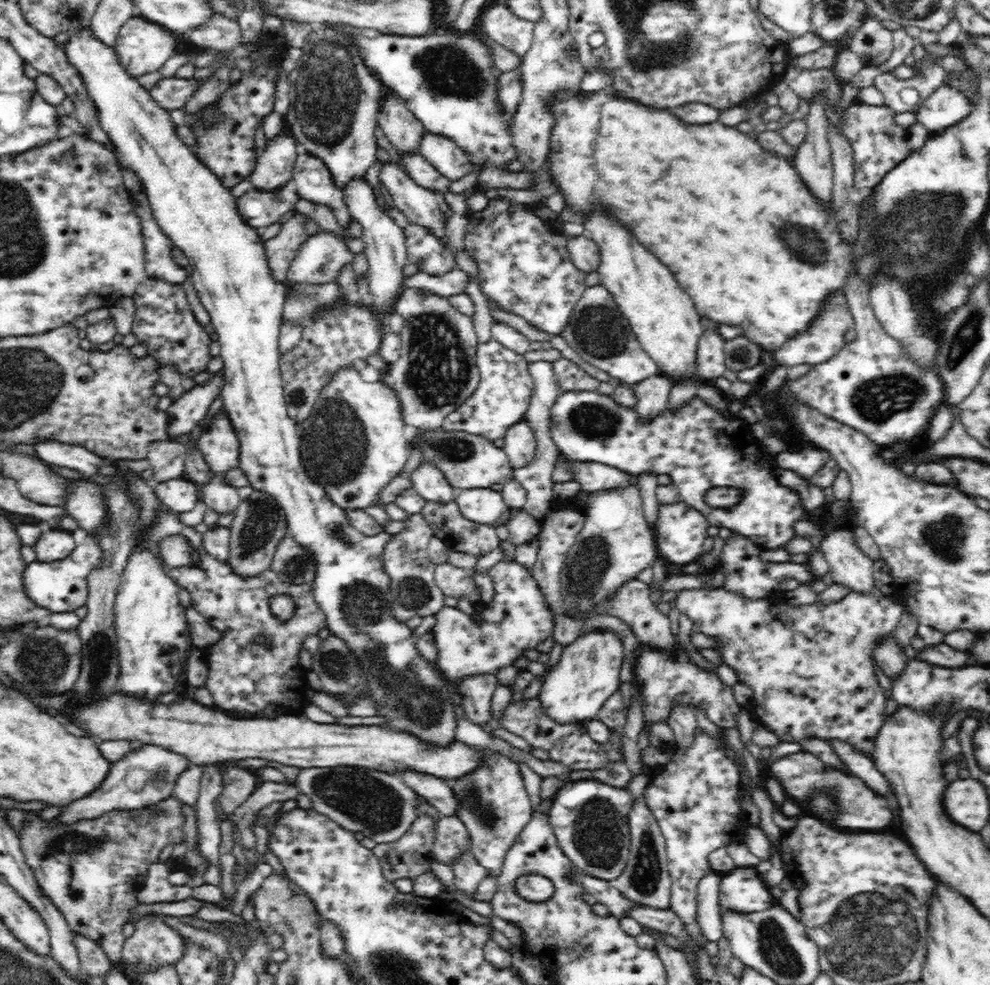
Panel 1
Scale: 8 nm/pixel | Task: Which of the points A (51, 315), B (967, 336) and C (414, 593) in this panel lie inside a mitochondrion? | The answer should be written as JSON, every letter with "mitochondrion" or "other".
{"A":"other","B":"mitochondrion","C":"mitochondrion"}

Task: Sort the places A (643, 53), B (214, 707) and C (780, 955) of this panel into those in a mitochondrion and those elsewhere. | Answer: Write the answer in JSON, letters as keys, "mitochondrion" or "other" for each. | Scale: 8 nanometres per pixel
{"A":"mitochondrion","B":"other","C":"mitochondrion"}

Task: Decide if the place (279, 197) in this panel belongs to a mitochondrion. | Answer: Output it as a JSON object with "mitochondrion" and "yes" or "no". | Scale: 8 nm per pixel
{"mitochondrion":"yes"}

